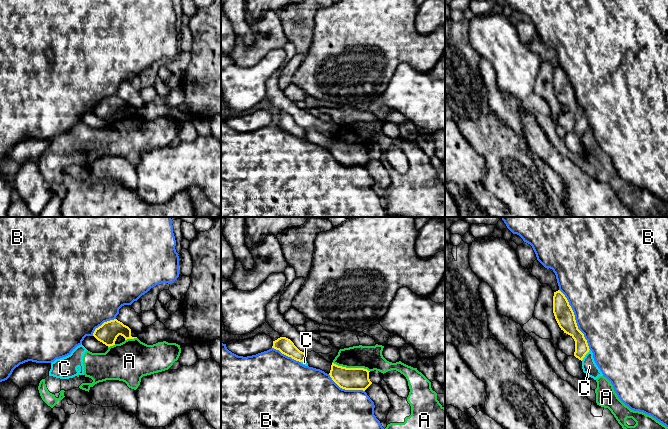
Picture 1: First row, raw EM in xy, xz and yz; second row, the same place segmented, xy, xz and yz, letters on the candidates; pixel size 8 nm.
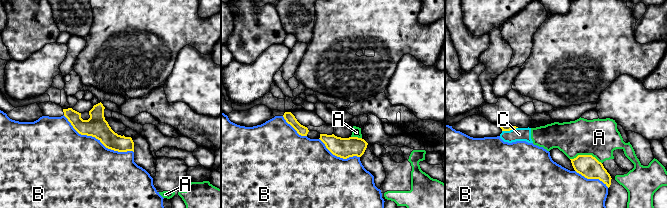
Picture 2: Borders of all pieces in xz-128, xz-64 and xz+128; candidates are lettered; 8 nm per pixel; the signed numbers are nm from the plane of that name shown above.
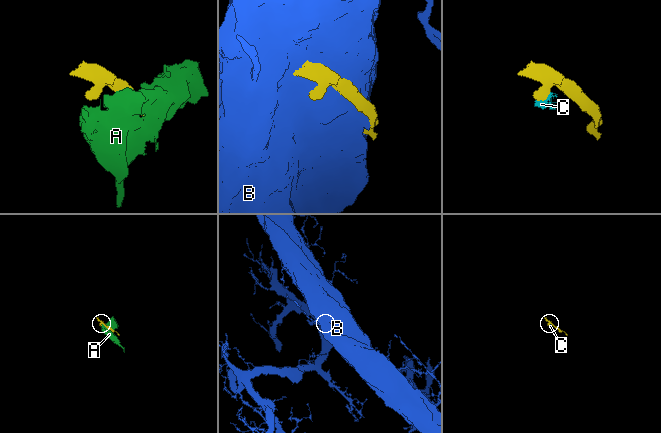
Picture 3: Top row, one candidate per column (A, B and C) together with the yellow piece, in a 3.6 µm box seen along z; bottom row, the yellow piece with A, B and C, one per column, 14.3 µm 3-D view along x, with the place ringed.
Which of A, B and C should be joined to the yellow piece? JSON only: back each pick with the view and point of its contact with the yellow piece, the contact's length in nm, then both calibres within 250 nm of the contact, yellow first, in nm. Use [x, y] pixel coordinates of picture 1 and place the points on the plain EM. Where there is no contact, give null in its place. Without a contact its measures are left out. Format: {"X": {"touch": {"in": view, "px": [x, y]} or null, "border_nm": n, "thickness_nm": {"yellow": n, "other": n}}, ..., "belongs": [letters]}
{"belongs": []}

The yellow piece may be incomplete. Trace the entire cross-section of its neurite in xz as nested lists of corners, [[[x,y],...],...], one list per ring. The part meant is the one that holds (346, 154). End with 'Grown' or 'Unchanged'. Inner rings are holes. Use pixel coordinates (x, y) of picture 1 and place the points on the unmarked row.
[[[332,139],[329,151],[342,165],[365,167],[372,160],[369,148],[364,144],[346,144]]]. Unchanged

